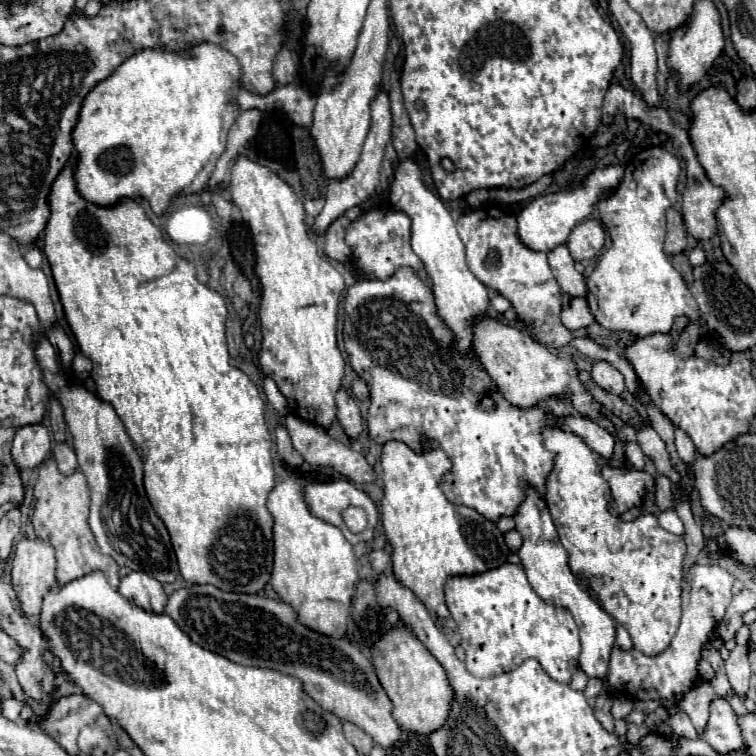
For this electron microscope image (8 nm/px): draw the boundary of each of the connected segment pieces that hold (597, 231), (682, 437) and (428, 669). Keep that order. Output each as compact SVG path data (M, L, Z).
M588 219L578 223L570 237L566 247L570 249L570 255L574 261L584 261L584 259L592 259L600 253L600 249L604 247L604 229L598 221Z
M676 427L674 433L676 433L676 449L678 449L678 455L680 455L686 463L692 463L694 453L696 453L696 451L694 451L694 443L692 443L692 439L690 439L688 433L682 431L680 427Z
M396 625L374 643L372 663L380 685L392 701L392 717L402 729L428 735L444 725L452 701L452 689L446 671L406 625Z

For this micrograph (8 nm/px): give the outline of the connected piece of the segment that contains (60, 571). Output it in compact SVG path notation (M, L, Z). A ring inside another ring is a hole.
M50 457L40 465L38 483L34 485L34 515L32 525L40 539L46 539L56 549L56 577L58 583L68 583L72 579L78 579L86 573L92 573L96 569L104 571L110 585L116 589L120 575L118 575L118 563L100 553L100 547L96 547L96 539L88 527L88 505L90 505L90 491L86 487L86 477L80 471L74 471L72 475L64 475L58 471L56 461Z

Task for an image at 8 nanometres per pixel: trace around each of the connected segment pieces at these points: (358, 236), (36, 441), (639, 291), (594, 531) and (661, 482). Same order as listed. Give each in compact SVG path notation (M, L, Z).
M380 207L366 211L352 227L348 227L348 247L352 249L352 257L358 269L366 273L366 277L374 279L390 279L400 267L412 267L420 279L426 285L432 285L432 279L428 279L428 273L424 271L424 263L420 263L420 257L412 251L408 239L412 233L412 221L402 211L396 211L394 207Z
M44 425L20 427L12 441L12 461L18 469L34 469L48 457L50 445L50 435Z
M652 147L640 151L626 167L626 175L620 187L606 199L598 203L598 213L604 227L610 233L612 245L600 255L596 269L586 279L588 283L588 305L596 317L596 321L614 331L628 331L638 337L646 337L652 333L668 333L672 323L678 315L686 315L690 319L698 319L696 299L686 287L682 275L672 267L664 253L664 239L666 239L666 209L678 201L676 183L680 179L682 167L680 159L674 153L664 151L662 147Z
M546 429L544 445L556 453L554 469L546 479L546 503L570 555L570 569L590 581L602 609L630 633L636 651L660 655L680 623L684 539L664 531L654 515L642 515L628 523L612 517L606 507L610 487L602 479L598 455L580 437L562 429Z
M658 475L658 481L656 481L656 505L660 511L674 509L674 499L670 493L670 479L664 475Z

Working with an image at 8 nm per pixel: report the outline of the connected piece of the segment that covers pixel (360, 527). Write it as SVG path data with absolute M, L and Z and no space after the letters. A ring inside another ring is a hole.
M346 509L342 513L342 517L344 517L344 521L346 521L346 525L348 525L348 529L352 533L364 531L364 527L366 527L366 515L364 515L362 509Z

